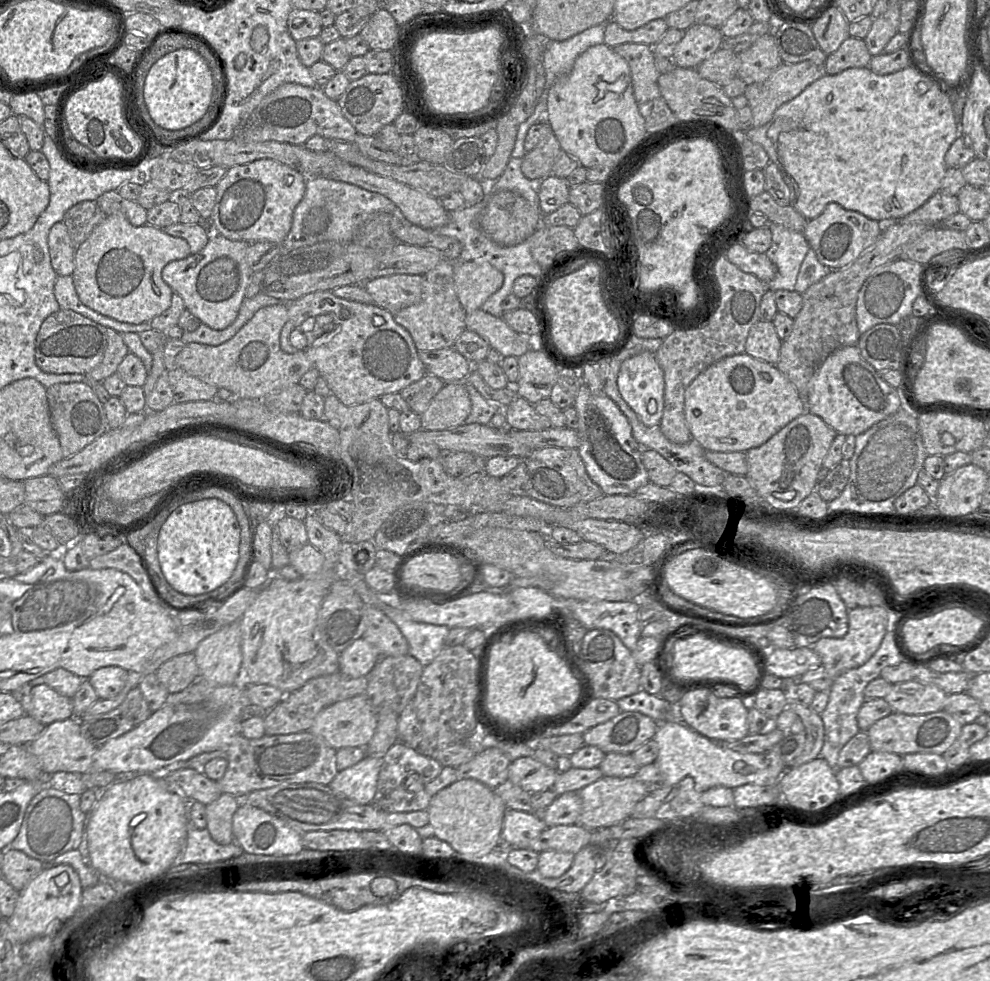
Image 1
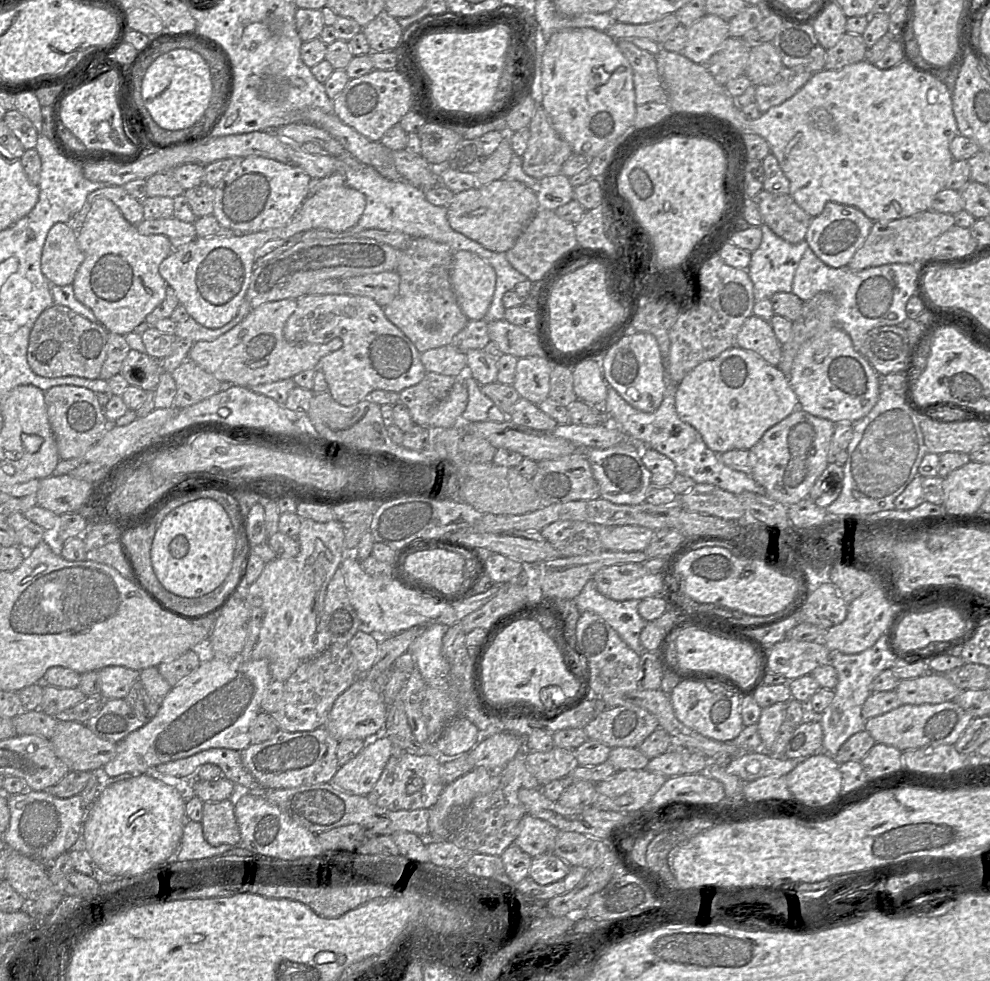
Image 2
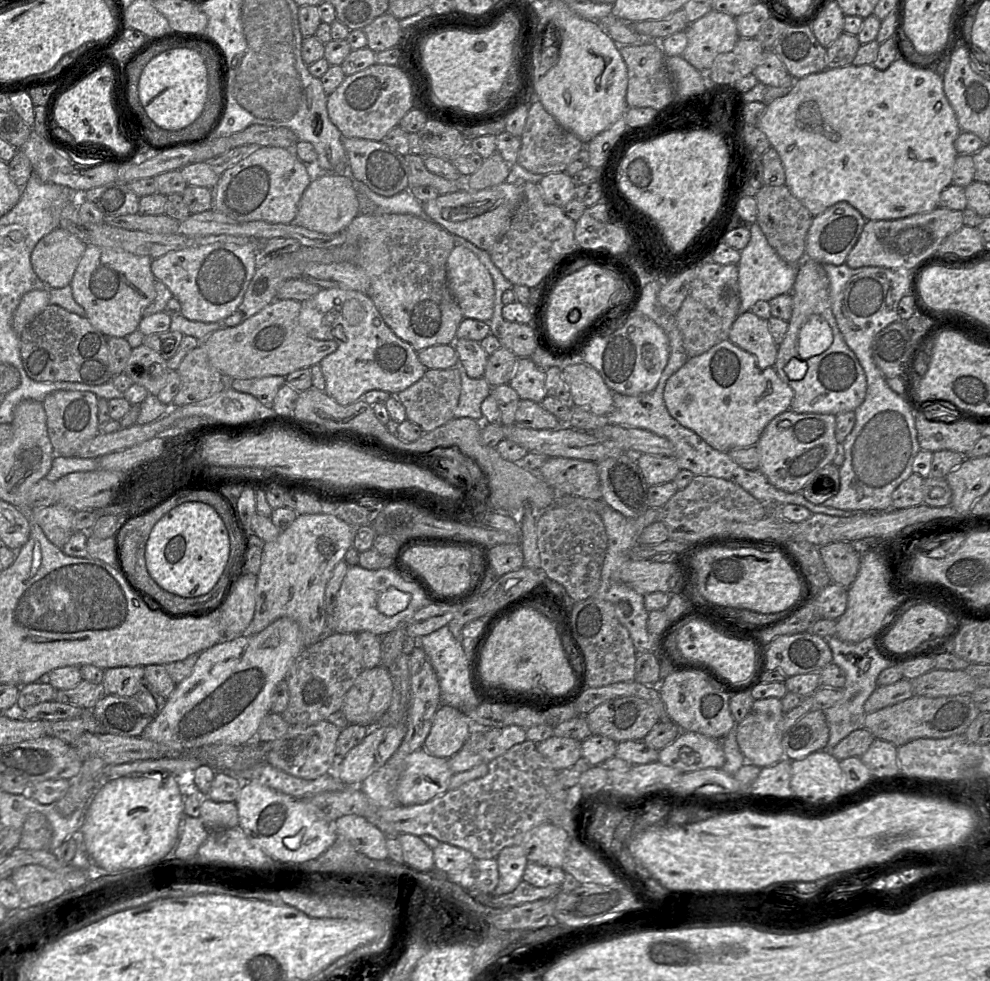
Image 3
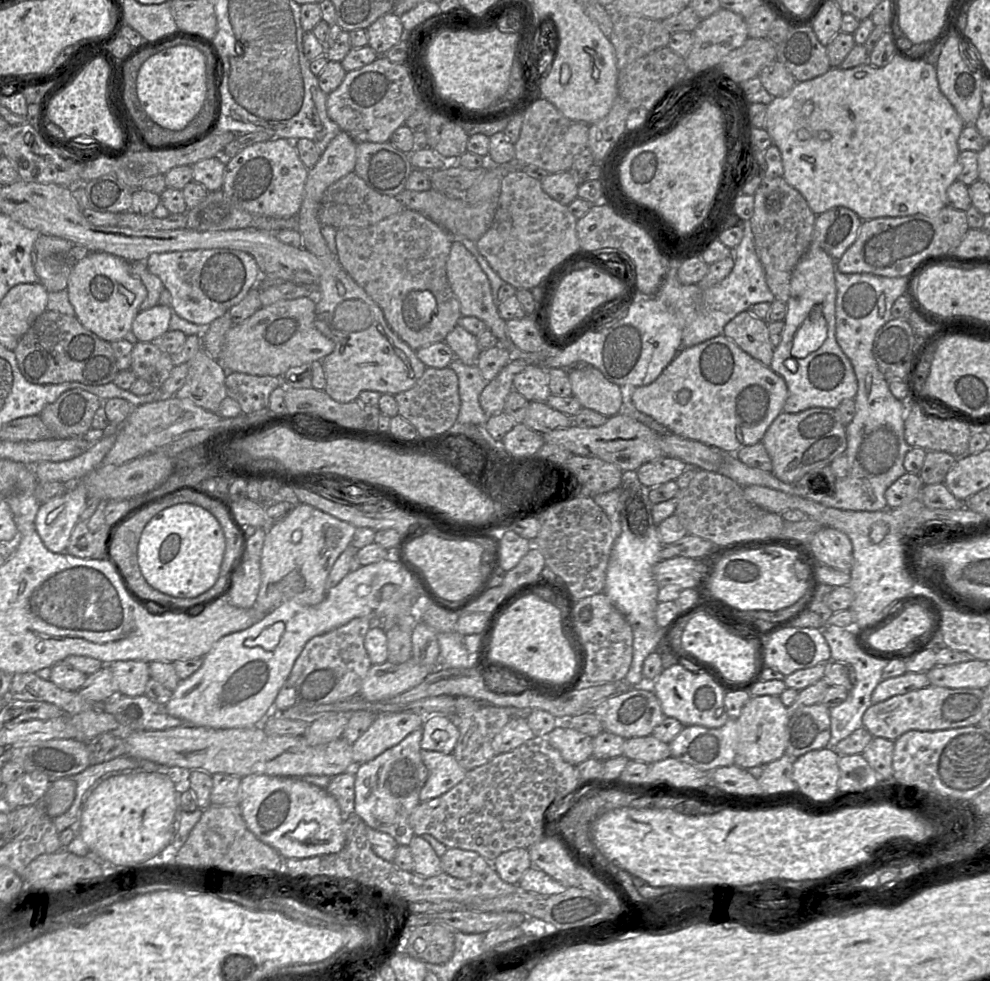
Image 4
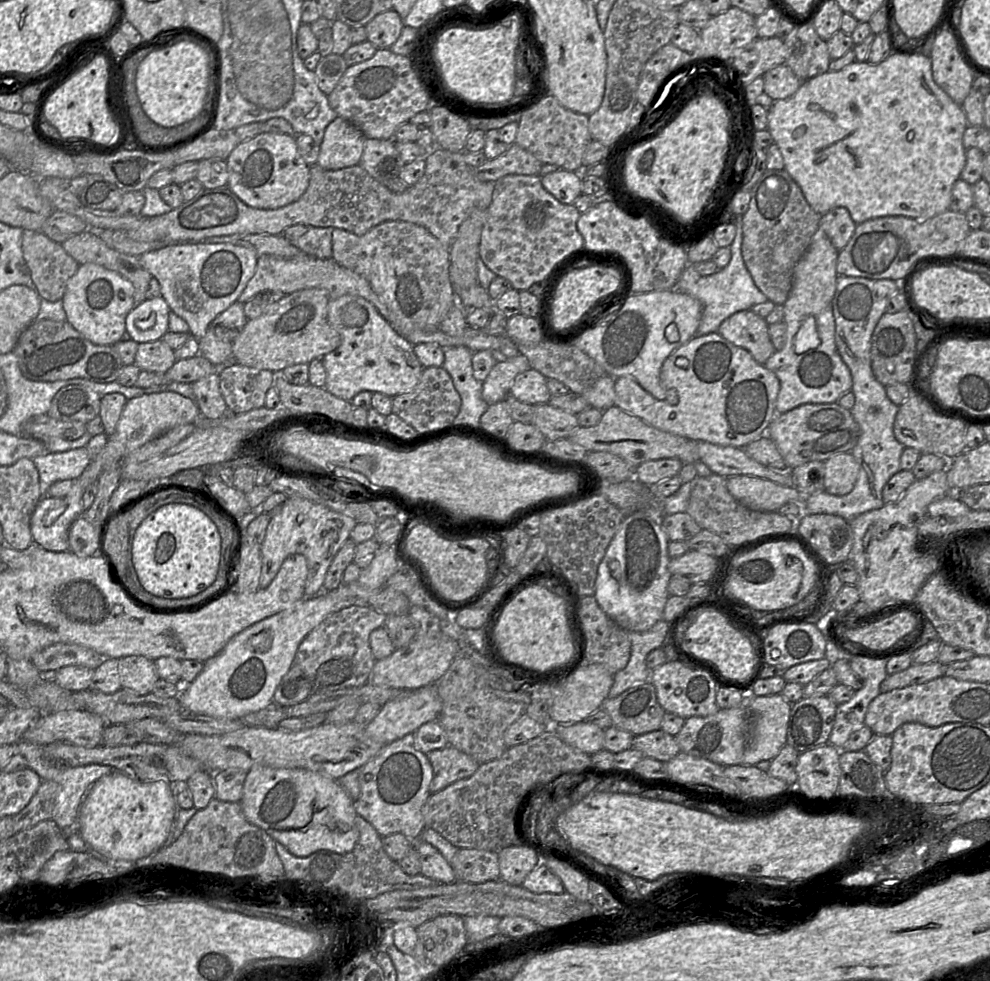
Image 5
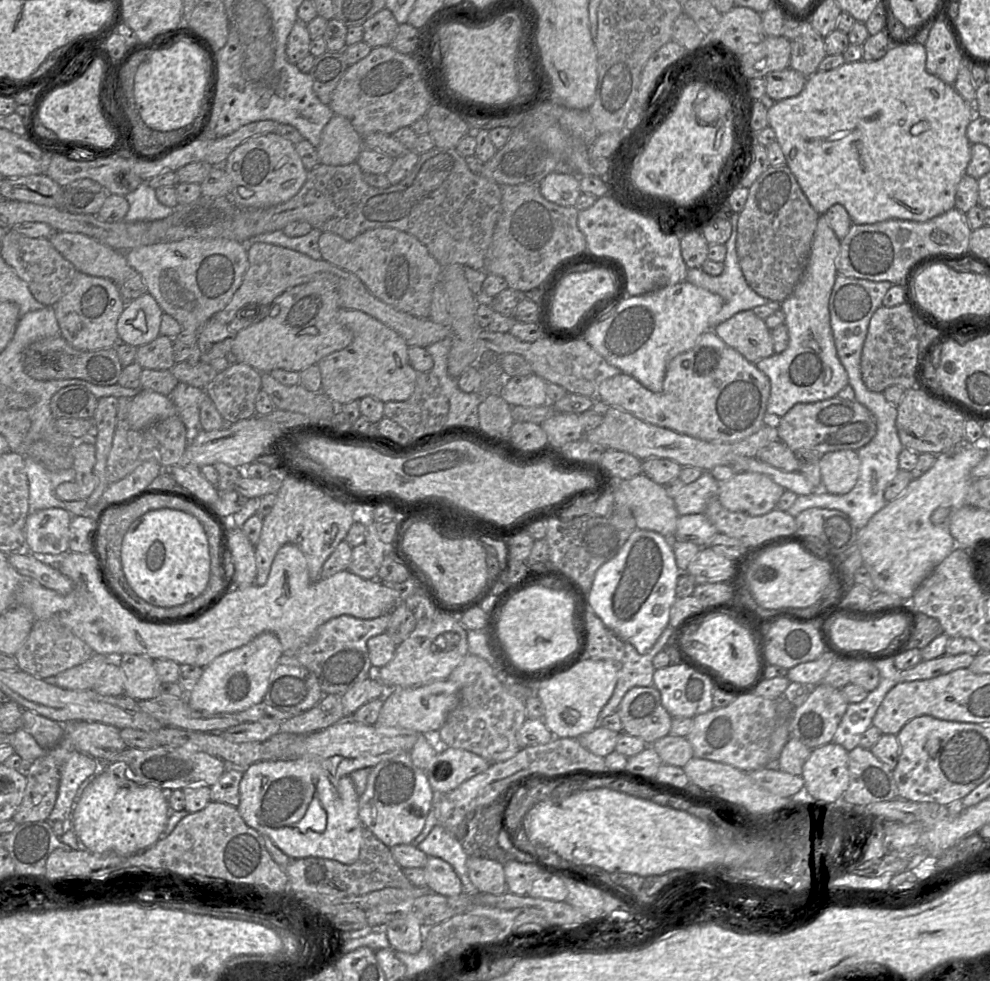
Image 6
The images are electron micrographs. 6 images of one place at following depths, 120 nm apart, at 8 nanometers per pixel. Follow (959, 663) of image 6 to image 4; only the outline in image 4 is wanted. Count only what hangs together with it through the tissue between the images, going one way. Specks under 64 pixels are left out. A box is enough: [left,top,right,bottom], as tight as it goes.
[871,672,930,704]

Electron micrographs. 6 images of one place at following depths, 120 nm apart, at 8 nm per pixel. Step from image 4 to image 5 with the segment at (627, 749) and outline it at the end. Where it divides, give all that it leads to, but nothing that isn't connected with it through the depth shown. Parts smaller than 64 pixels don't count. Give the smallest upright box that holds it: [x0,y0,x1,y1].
[630,729,680,762]

